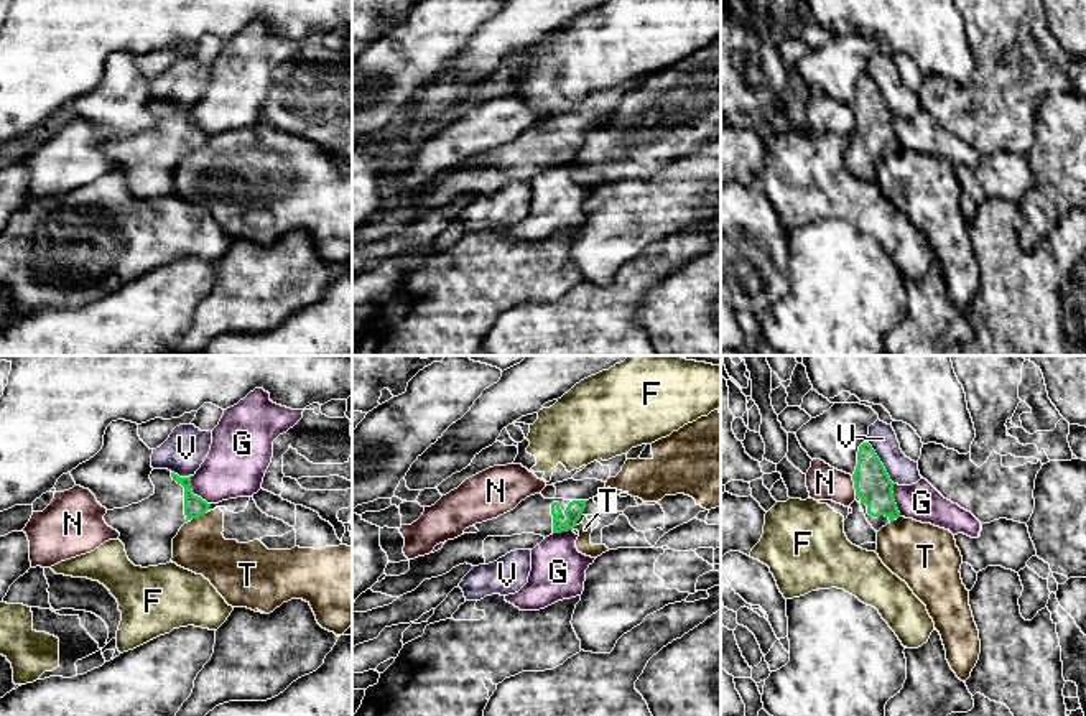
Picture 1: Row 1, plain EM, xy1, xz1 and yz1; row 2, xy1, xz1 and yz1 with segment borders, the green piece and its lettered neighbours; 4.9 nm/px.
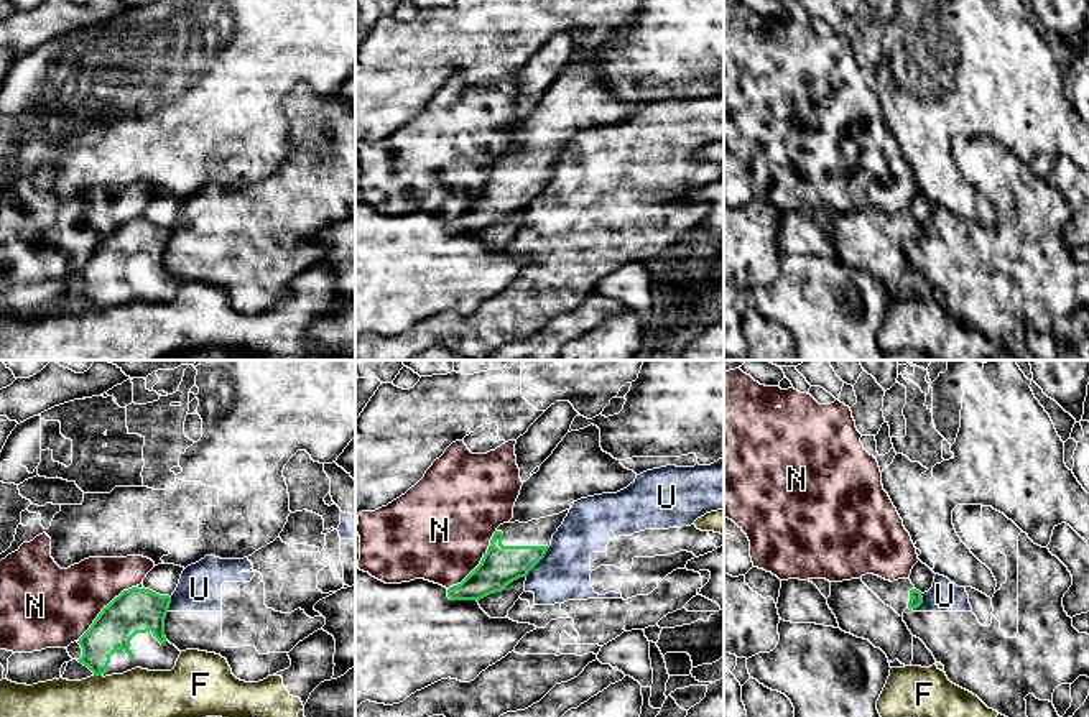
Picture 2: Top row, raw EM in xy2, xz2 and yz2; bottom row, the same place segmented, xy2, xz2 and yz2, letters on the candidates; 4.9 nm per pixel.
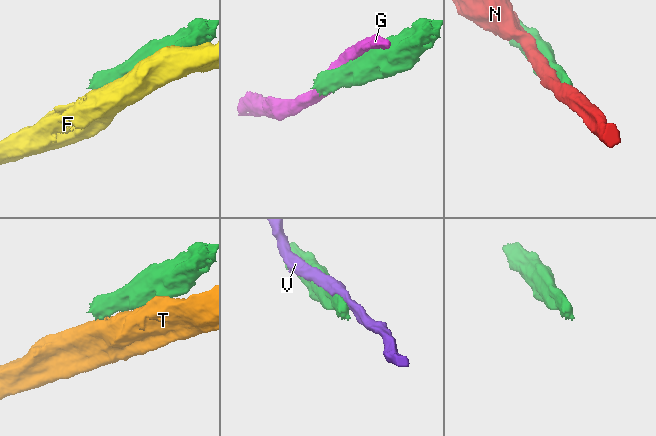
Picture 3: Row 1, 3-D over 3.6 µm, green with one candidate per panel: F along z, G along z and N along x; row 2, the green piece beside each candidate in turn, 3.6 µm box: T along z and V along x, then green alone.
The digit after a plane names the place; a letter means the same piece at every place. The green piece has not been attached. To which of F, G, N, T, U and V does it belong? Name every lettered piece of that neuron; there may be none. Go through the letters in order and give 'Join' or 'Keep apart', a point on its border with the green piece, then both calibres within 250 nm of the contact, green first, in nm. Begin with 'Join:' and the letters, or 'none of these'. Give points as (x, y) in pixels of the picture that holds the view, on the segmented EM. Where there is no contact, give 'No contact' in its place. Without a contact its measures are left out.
Join: none of these
F: Keep apart. Touches green at xy2 (97, 675). Thickness 200 nm (green) against 240 nm
G: Keep apart. Touches green at xy1 (191, 492). Thickness 100 nm (green) against 280 nm
N: Keep apart. Touches green at xy2 (102, 609). Thickness 220 nm (green) against 400 nm
T: Keep apart. Touches green at xy1 (198, 516). Thickness 100 nm (green) against 260 nm
U: Keep apart. Touches green at xz2 (538, 561). Thickness 190 nm (green) against 260 nm
V: Keep apart. Touches green at yz1 (881, 463). Thickness 180 nm (green) against 140 nm

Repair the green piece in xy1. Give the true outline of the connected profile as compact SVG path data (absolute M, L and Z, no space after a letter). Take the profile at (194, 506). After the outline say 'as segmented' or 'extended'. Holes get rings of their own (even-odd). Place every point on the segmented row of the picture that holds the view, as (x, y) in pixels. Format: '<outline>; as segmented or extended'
M153 469L153 495L123 509L107 510L104 515L105 523L120 533L118 540L135 566L171 563L173 538L179 528L209 510L211 504L193 494L191 477Z; extended

